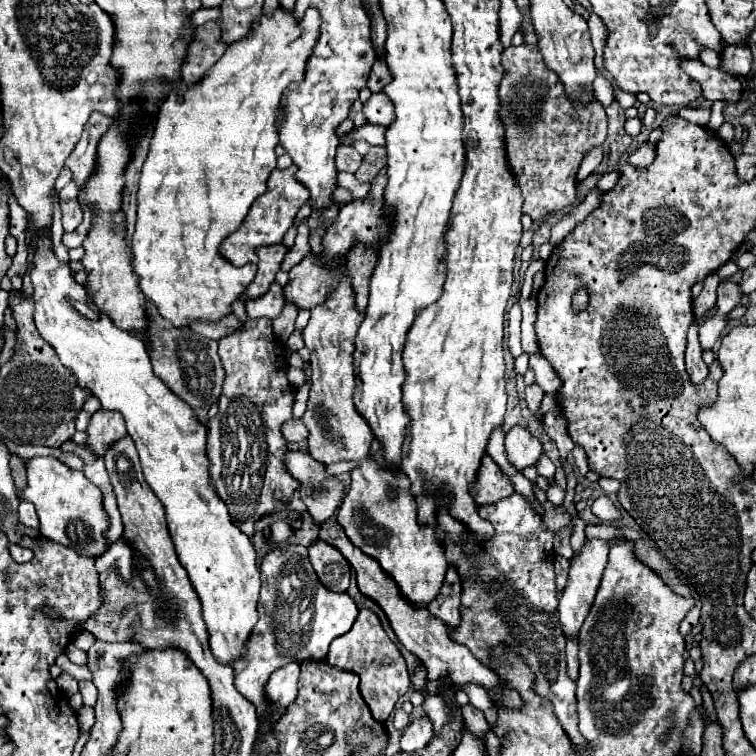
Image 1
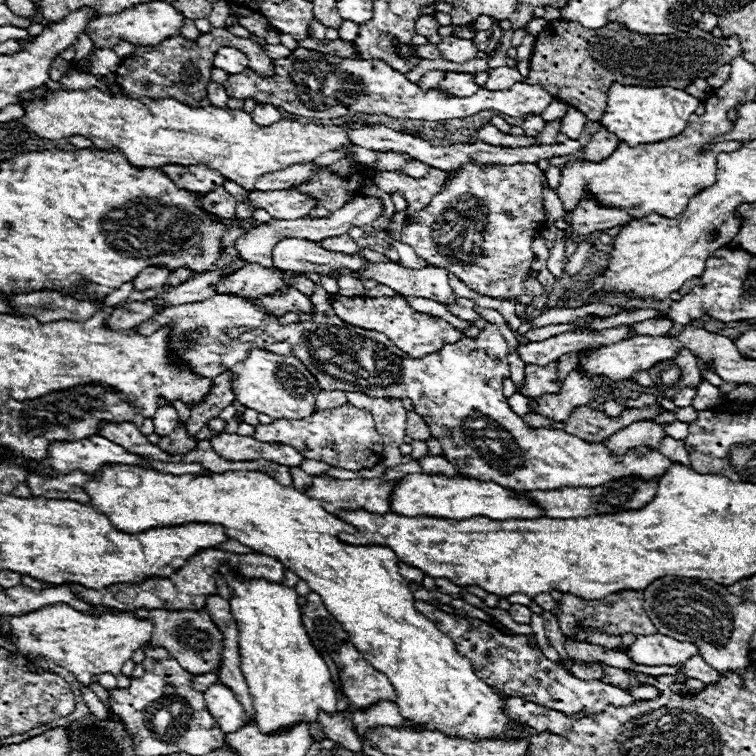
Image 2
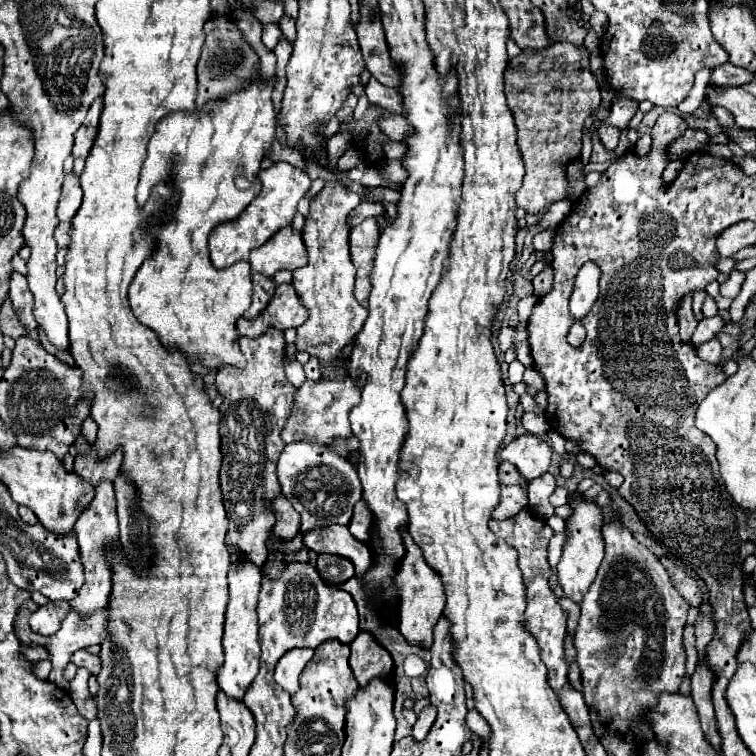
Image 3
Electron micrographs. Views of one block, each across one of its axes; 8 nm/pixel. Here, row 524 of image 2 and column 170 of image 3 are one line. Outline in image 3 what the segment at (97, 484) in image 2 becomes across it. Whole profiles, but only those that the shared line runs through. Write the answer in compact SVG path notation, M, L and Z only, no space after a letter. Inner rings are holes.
M256 74L256 82L252 82L252 86L248 86L248 90L244 90L244 94L234 94L232 98L226 98L224 102L208 102L208 106L203 106L200 111L172 112L172 114L168 114L168 116L156 126L156 132L154 132L154 136L150 138L150 144L148 144L148 158L146 158L146 162L144 162L144 166L142 166L142 174L140 174L138 196L136 196L138 204L144 204L144 202L148 200L148 196L150 196L150 190L152 190L158 182L162 182L162 180L170 180L170 182L180 190L180 202L178 202L178 206L176 206L176 210L174 210L174 220L176 220L176 222L172 220L172 222L162 222L162 224L150 226L150 232L152 232L152 236L156 238L156 250L154 250L152 258L148 258L148 260L142 264L142 268L136 272L136 278L134 278L132 286L130 286L128 298L130 298L132 314L134 314L144 326L152 328L152 330L160 336L160 340L164 342L164 346L166 346L168 350L178 350L178 352L182 352L182 354L186 354L186 356L190 356L190 358L196 358L196 356L198 356L198 358L202 360L202 364L208 366L208 368L218 368L218 366L236 366L236 368L244 368L244 354L240 352L240 346L238 346L238 330L236 330L236 322L238 322L238 318L240 318L240 316L248 310L248 306L250 306L250 296L252 296L250 264L246 261L238 261L232 266L224 268L224 270L216 270L216 268L212 266L210 258L208 258L208 234L214 230L214 226L218 226L218 224L222 224L222 222L234 220L234 218L236 218L236 216L238 216L238 214L240 214L240 212L256 198L256 194L258 194L258 190L260 190L260 182L258 182L260 162L262 162L266 150L270 148L270 142L274 140L274 132L276 132L276 112L274 112L272 100L270 100L272 90L274 90L274 80L262 84L260 74ZM238 172L244 172L244 176L252 182L252 188L242 190L242 188L238 188L238 186L234 184L234 178L236 178Z

